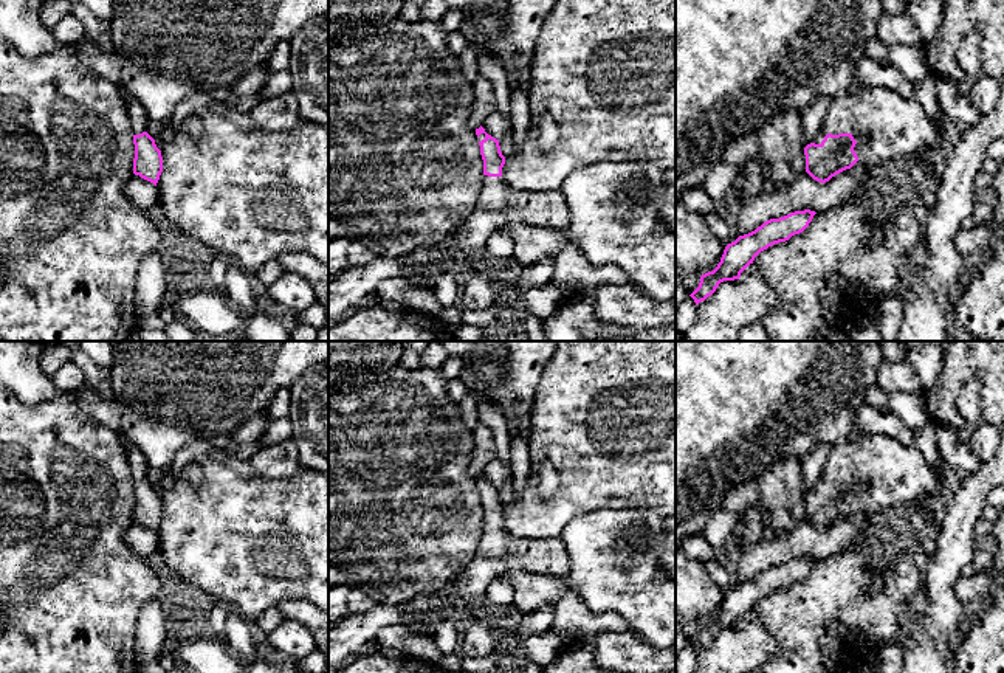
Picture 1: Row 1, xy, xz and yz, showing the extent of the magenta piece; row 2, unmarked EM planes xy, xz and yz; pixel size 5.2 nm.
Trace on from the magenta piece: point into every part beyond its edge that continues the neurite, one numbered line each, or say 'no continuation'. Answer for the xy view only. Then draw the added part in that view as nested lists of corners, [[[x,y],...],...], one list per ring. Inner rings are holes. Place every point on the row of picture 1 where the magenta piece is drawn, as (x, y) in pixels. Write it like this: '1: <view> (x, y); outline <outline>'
1: xy (138, 120); outline [[[132,96],[126,105],[133,135],[147,132],[149,118],[143,105],[136,101],[136,98]]]

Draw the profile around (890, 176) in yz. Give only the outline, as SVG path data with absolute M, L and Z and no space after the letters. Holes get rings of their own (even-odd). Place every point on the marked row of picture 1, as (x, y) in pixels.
M902 160L888 167L883 167L880 174L882 177L880 192L888 194L892 188L896 188L897 181L905 175L908 175L908 169L906 166L902 164Z

